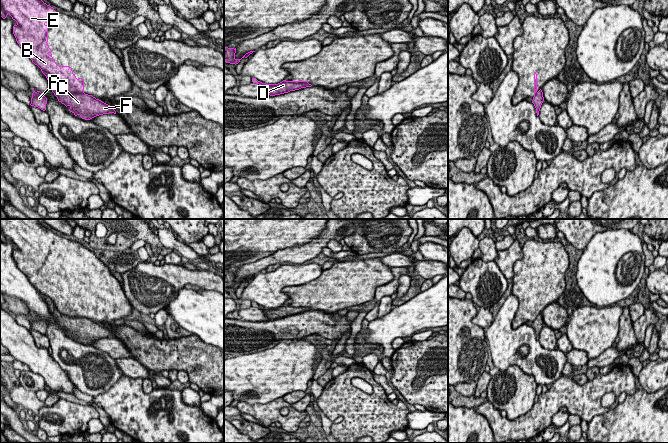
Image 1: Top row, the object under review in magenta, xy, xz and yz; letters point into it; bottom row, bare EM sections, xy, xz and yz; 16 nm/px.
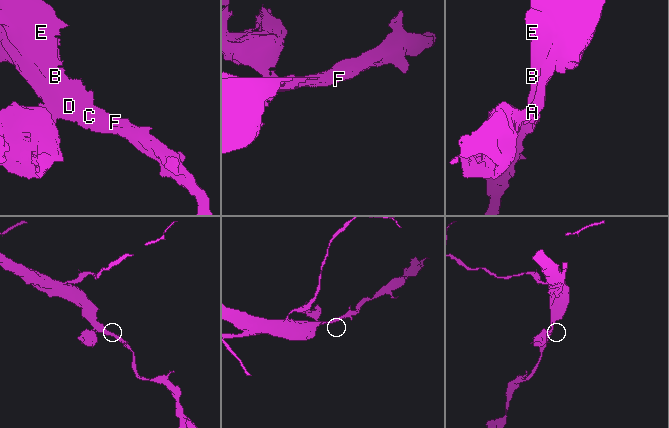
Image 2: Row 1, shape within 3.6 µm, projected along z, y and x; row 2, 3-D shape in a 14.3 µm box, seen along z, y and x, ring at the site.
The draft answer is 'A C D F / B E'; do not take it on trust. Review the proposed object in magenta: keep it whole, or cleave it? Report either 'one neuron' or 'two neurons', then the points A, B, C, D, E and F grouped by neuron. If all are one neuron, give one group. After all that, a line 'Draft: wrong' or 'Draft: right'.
two neurons | A C D F / B E
Draft: right

